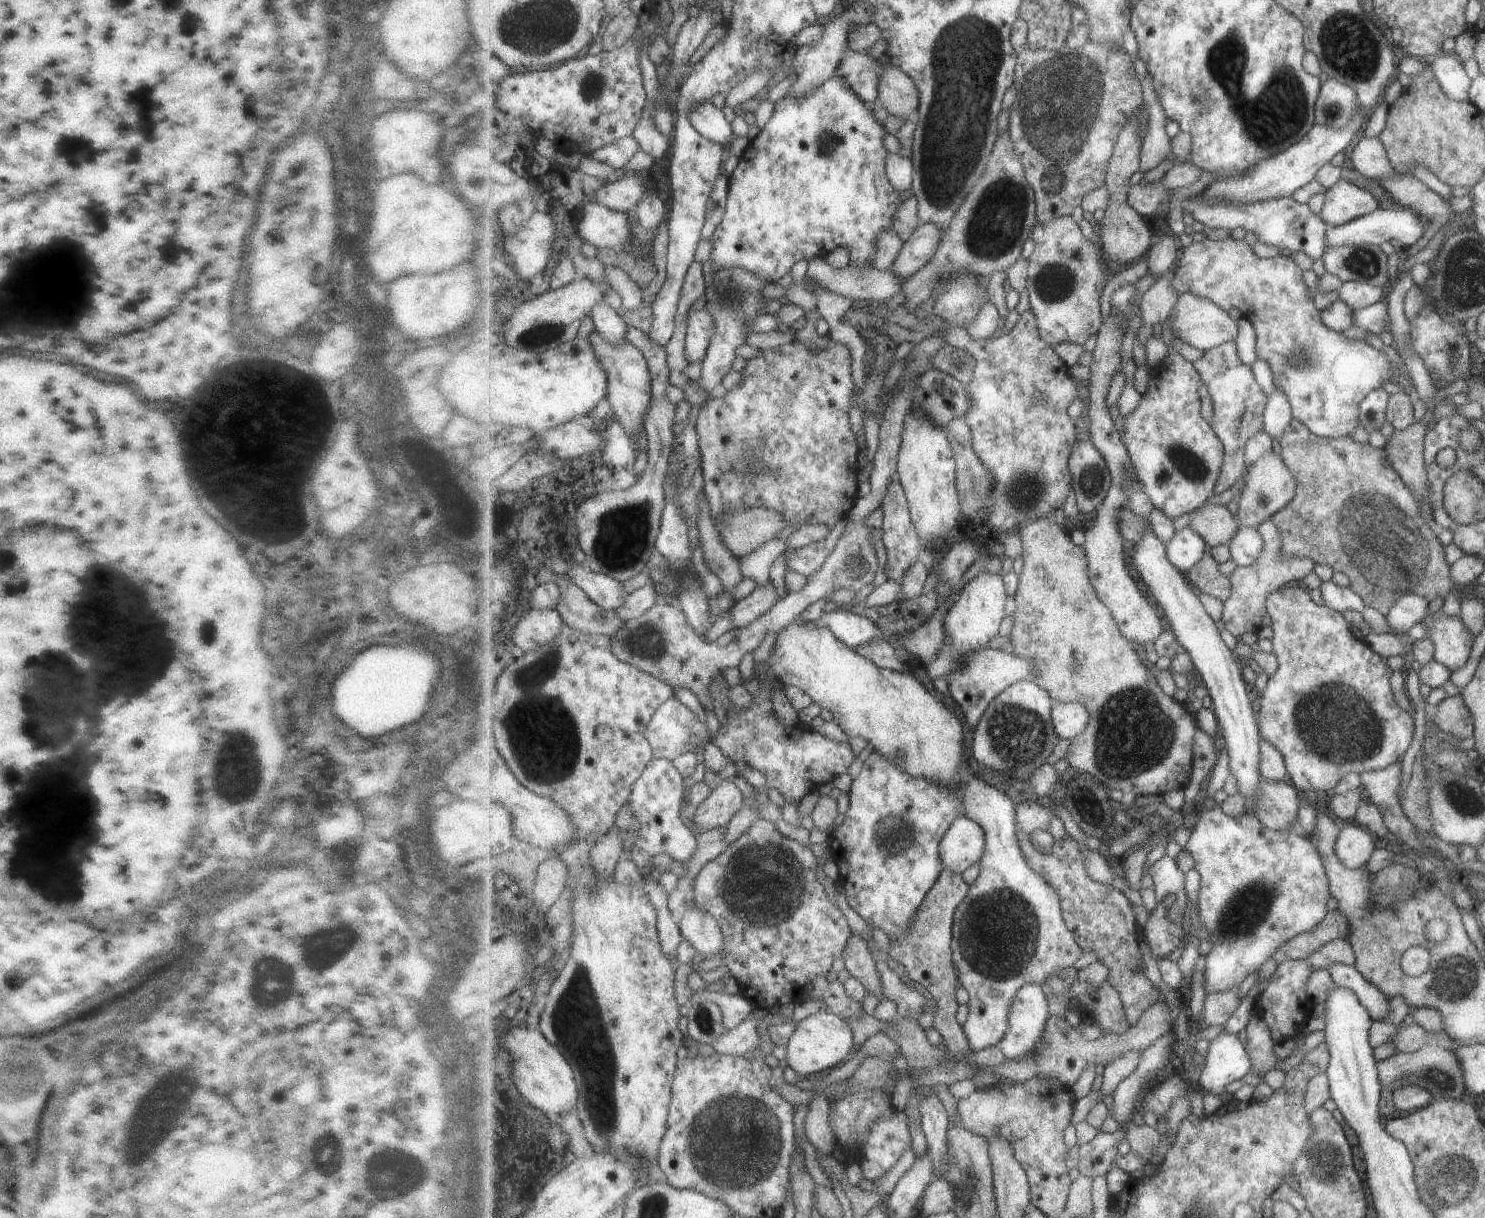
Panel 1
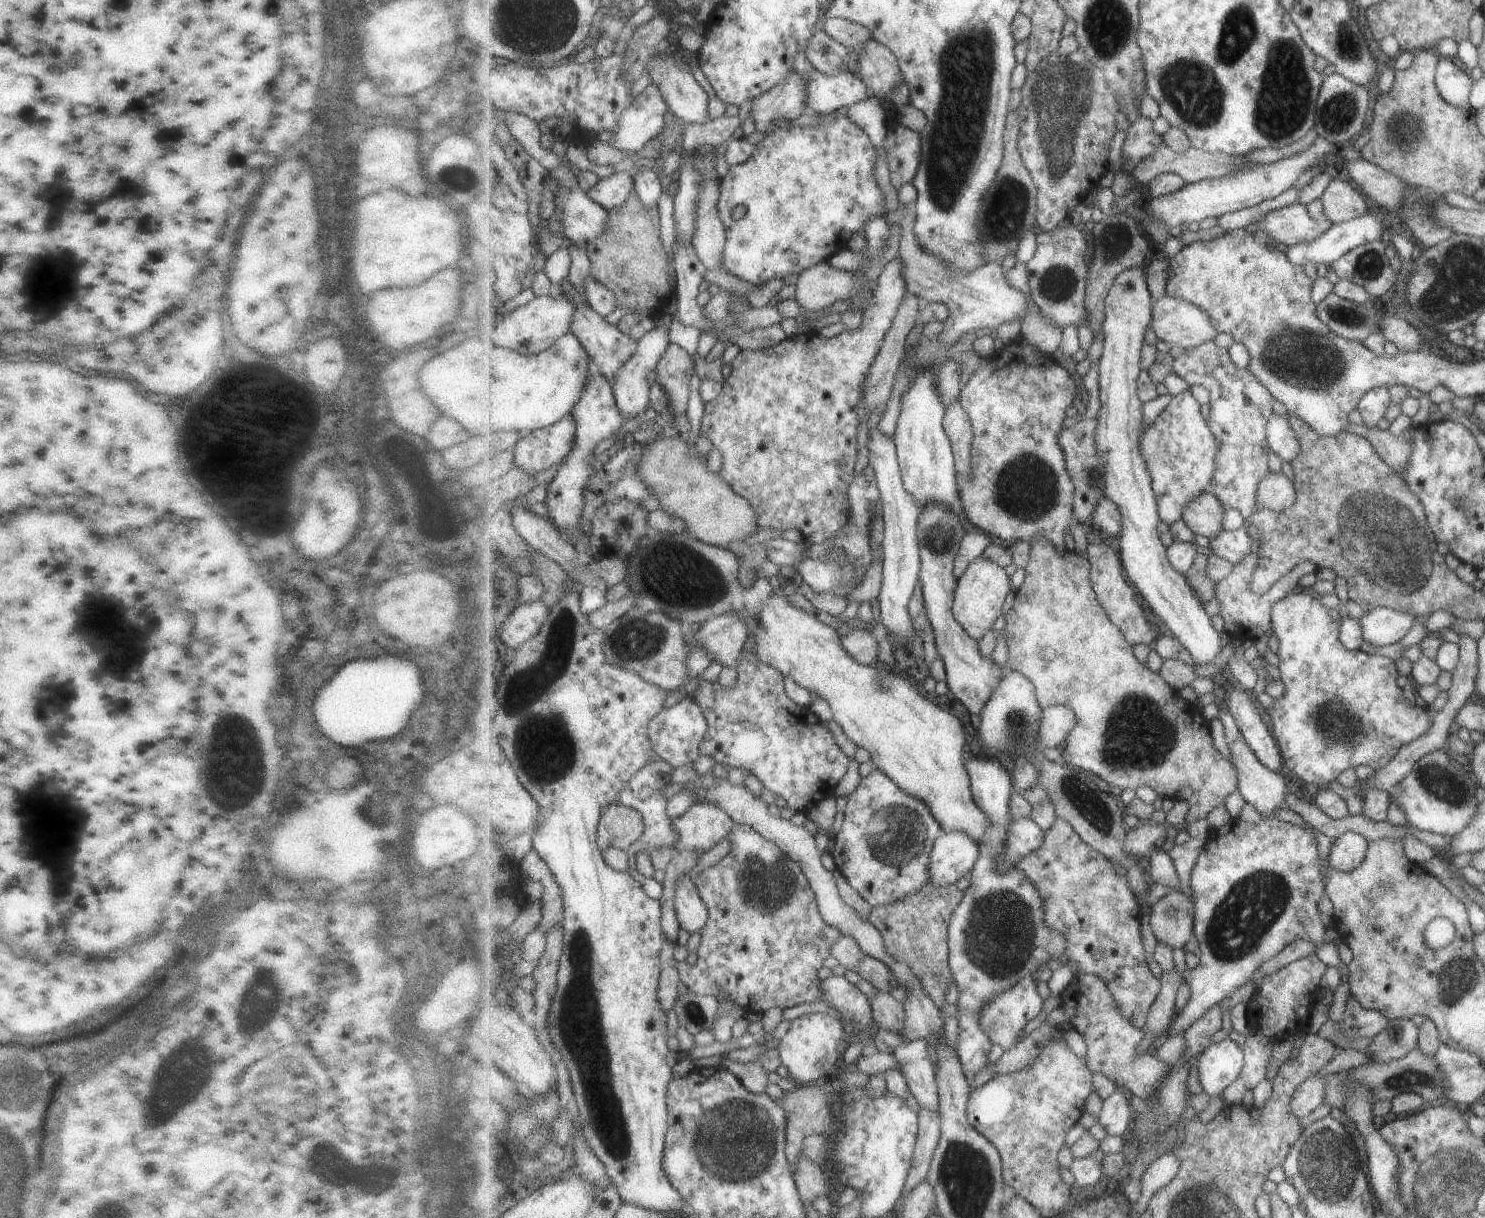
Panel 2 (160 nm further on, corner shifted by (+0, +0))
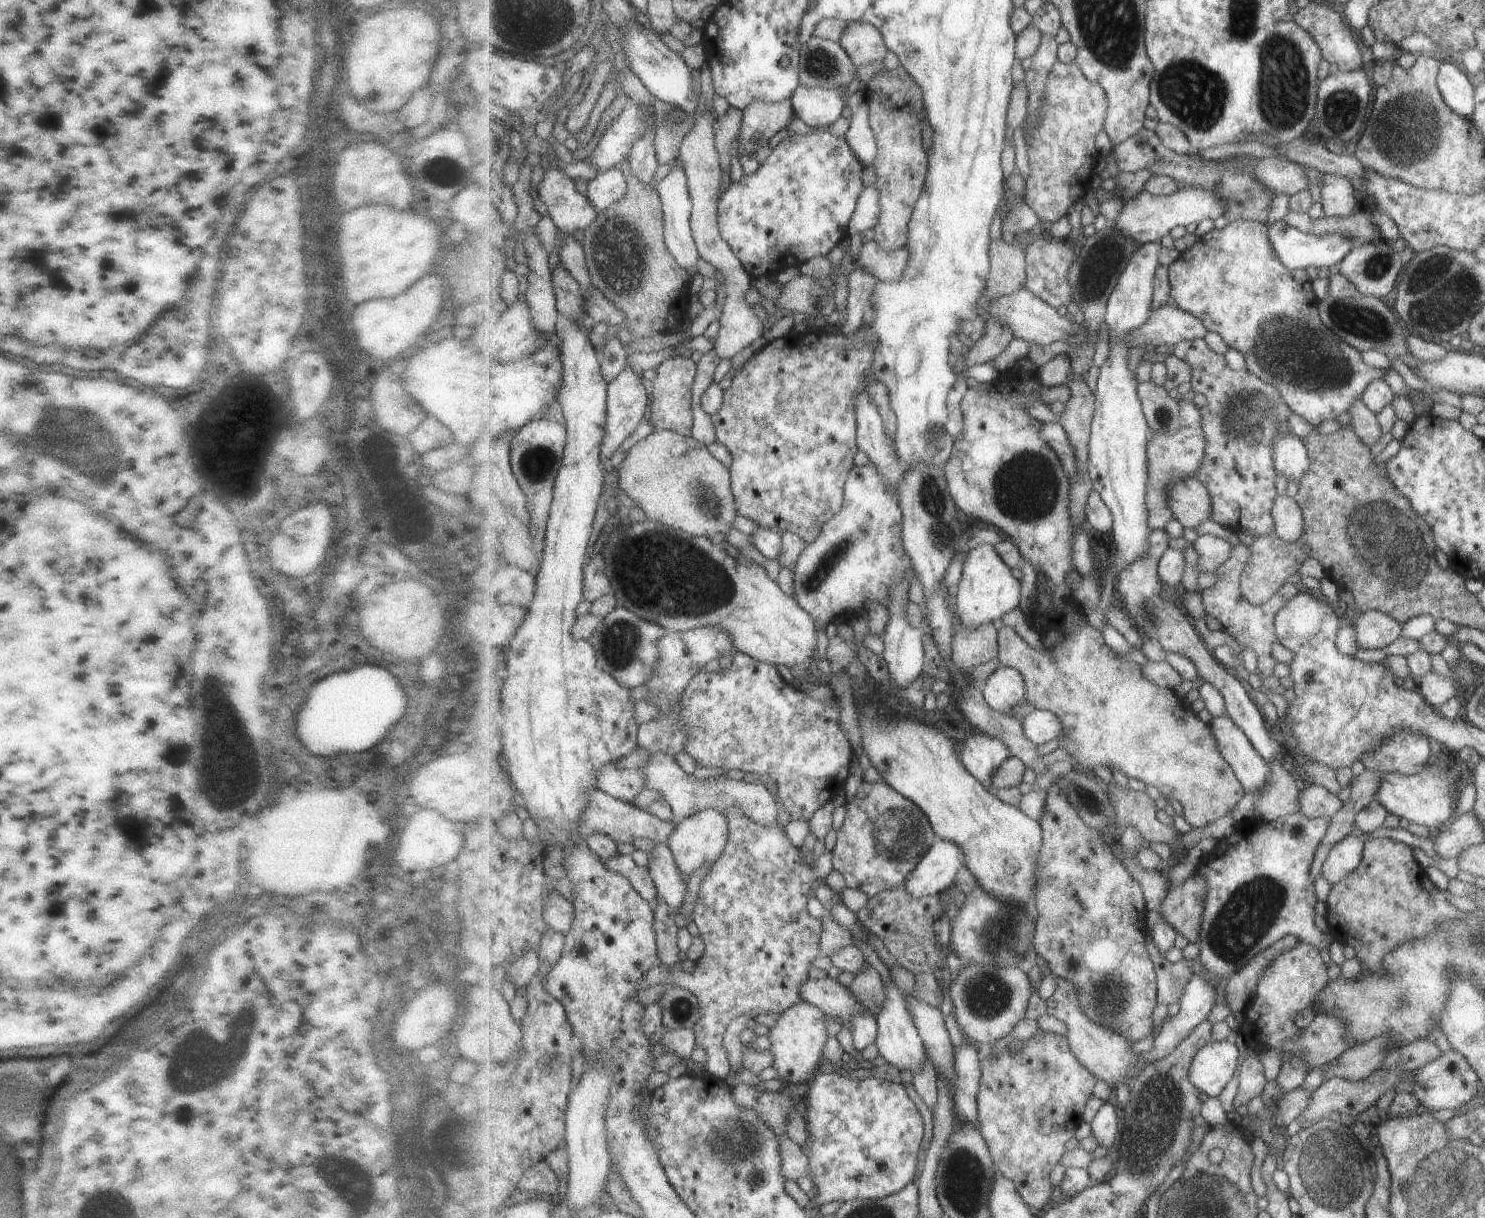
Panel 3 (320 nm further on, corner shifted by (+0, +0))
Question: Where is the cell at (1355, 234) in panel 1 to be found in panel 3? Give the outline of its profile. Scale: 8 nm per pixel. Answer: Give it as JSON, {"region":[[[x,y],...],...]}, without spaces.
{"region":[[[1283,219],[1275,221],[1269,226],[1269,238],[1272,242],[1273,250],[1281,259],[1281,262],[1290,269],[1306,269],[1309,266],[1317,268],[1331,268],[1333,264],[1341,262],[1355,246],[1354,242],[1341,233],[1327,233],[1324,235],[1312,235],[1298,228],[1289,226]]]}

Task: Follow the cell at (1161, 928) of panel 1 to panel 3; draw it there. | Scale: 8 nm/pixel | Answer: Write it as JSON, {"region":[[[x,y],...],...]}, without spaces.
{"region":[[[1199,874],[1191,875],[1179,886],[1170,888],[1156,914],[1168,920],[1189,942],[1201,942],[1204,908],[1208,896],[1208,884]]]}

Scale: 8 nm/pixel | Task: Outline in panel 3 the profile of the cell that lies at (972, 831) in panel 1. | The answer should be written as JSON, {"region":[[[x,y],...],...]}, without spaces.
{"region":[[[938,839],[903,885],[917,898],[943,893],[953,885],[966,860],[967,853],[958,844]]]}

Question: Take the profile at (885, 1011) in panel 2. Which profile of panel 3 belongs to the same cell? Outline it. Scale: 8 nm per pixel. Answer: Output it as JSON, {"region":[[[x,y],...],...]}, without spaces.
{"region":[[[865,967],[854,975],[850,990],[875,1017],[887,1000],[885,984],[879,972],[872,967]]]}

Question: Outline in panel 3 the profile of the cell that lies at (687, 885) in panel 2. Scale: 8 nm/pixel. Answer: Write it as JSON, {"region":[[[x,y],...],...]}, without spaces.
{"region":[[[656,843],[649,856],[647,869],[657,888],[658,898],[665,899],[677,913],[682,913],[688,881],[671,848],[668,843]]]}

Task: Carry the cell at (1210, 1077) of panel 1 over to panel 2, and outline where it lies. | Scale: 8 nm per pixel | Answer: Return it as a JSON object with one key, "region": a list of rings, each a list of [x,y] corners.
{"region":[[[1227,1038],[1218,1043],[1212,1043],[1203,1054],[1198,1056],[1195,1065],[1202,1090],[1209,1094],[1210,1097],[1222,1096],[1224,1090],[1235,1083],[1241,1071],[1244,1070],[1244,1049],[1237,1042]]]}

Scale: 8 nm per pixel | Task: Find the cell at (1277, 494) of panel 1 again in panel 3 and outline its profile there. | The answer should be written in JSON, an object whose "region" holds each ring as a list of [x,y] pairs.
{"region":[[[1280,495],[1276,498],[1272,515],[1276,521],[1276,533],[1288,543],[1298,541],[1305,532],[1304,515],[1295,497]]]}

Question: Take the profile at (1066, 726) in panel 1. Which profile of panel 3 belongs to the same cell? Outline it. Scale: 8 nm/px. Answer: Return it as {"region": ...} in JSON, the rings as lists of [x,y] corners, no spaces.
{"region":[[[1035,709],[1022,721],[1023,732],[1027,739],[1038,747],[1047,746],[1063,731],[1064,725],[1059,716],[1047,709]]]}

